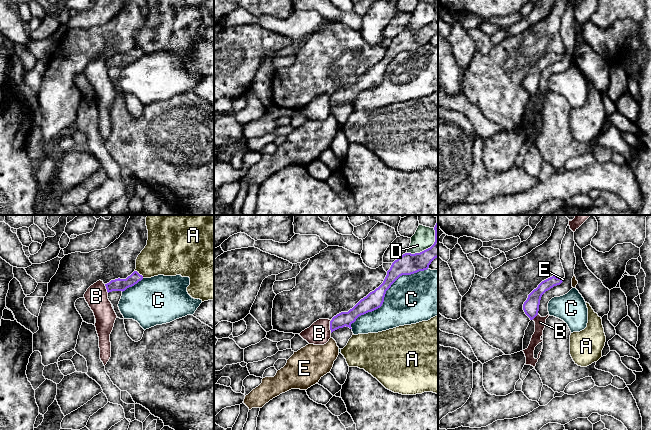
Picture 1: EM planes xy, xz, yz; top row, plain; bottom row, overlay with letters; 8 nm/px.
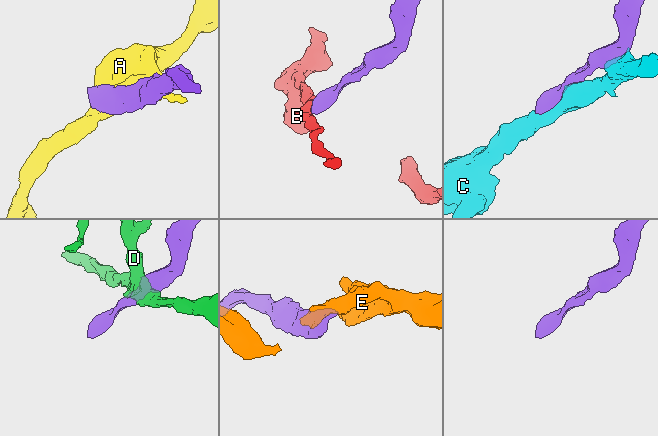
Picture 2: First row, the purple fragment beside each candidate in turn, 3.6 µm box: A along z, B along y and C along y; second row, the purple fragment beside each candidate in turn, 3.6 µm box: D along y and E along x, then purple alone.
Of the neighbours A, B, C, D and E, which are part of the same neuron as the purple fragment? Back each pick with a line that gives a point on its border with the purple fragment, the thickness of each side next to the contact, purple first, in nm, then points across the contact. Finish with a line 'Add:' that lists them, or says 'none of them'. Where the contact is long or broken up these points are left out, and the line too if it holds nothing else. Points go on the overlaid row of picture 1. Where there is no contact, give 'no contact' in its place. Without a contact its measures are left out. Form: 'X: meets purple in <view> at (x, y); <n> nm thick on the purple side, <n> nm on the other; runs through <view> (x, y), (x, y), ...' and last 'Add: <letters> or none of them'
E: meets purple in yz at (561, 279); 100 nm thick on the purple side, 20 nm on the other; runs through yz (535, 296), (547, 284), (561, 279), (563, 279)
Add: E

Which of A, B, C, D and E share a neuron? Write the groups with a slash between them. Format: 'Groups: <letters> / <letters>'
Groups: A / B / C / D / E

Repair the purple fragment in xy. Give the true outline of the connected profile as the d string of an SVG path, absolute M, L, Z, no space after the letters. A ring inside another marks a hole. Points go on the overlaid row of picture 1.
M134 271L126 279L115 279L111 280L109 283L105 284L107 292L112 291L125 291L127 288L134 286L139 281L143 279L143 276L140 275L137 271Z

